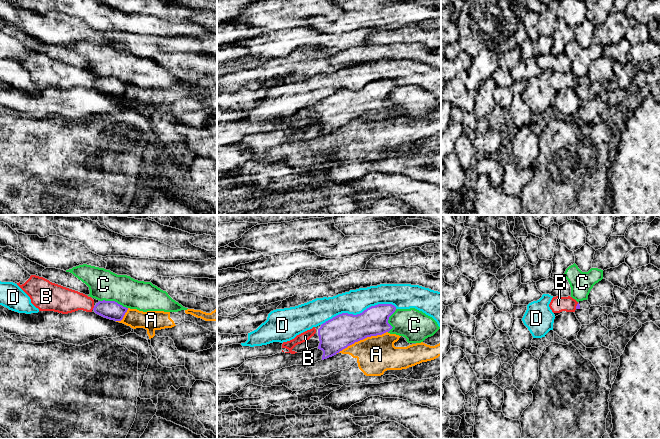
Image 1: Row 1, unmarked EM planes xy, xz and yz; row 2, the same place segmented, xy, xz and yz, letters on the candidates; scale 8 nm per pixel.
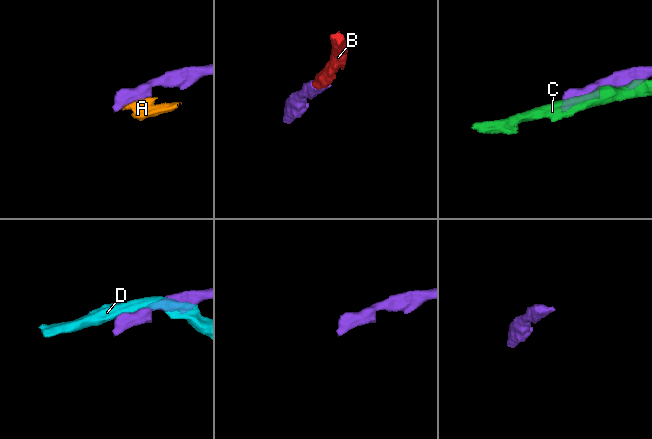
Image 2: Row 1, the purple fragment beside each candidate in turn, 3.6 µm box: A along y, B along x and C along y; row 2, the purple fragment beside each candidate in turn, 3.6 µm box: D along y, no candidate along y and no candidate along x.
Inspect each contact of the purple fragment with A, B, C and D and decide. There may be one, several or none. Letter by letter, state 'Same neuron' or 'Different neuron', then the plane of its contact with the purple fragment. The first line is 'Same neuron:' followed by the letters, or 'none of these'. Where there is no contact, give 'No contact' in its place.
Same neuron: B
A: Different neuron. Touches purple in xz
B: Same neuron. Touches purple in xy
C: Different neuron. Touches purple in xy
D: Different neuron. Touches purple in xz

